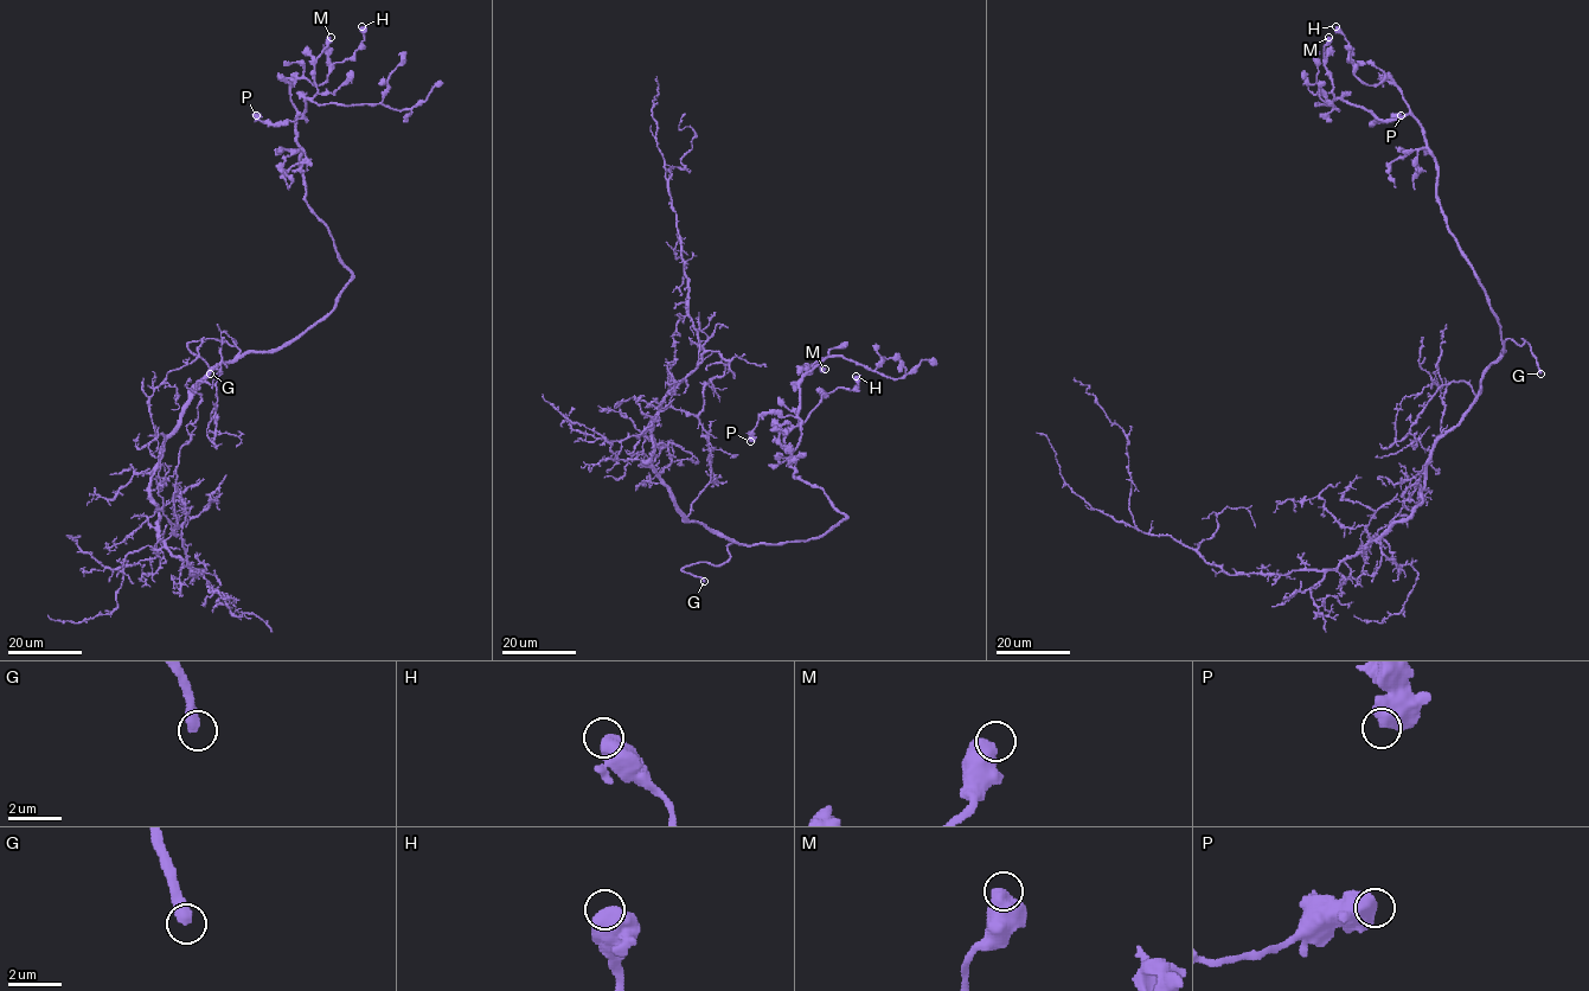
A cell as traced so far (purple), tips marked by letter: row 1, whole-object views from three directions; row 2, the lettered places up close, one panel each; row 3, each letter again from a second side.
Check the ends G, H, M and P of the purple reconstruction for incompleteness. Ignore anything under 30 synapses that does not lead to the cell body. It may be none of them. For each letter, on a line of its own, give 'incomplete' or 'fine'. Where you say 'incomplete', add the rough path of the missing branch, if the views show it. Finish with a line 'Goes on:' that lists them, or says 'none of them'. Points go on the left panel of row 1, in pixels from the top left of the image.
G: incomplete
H: fine
M: fine
P: fine
Goes on: G

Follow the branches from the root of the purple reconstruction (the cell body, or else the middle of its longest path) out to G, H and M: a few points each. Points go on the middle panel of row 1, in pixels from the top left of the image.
G: (684, 516), (734, 542), (728, 545), (729, 557), (721, 564), (699, 562), (683, 569), (704, 581)
H: (684, 516), (745, 544), (817, 539), (840, 522), (794, 475), (785, 436), (856, 376)
M: (684, 516), (745, 544), (817, 539), (846, 516), (790, 465), (800, 436), (800, 382), (811, 365), (825, 369)

